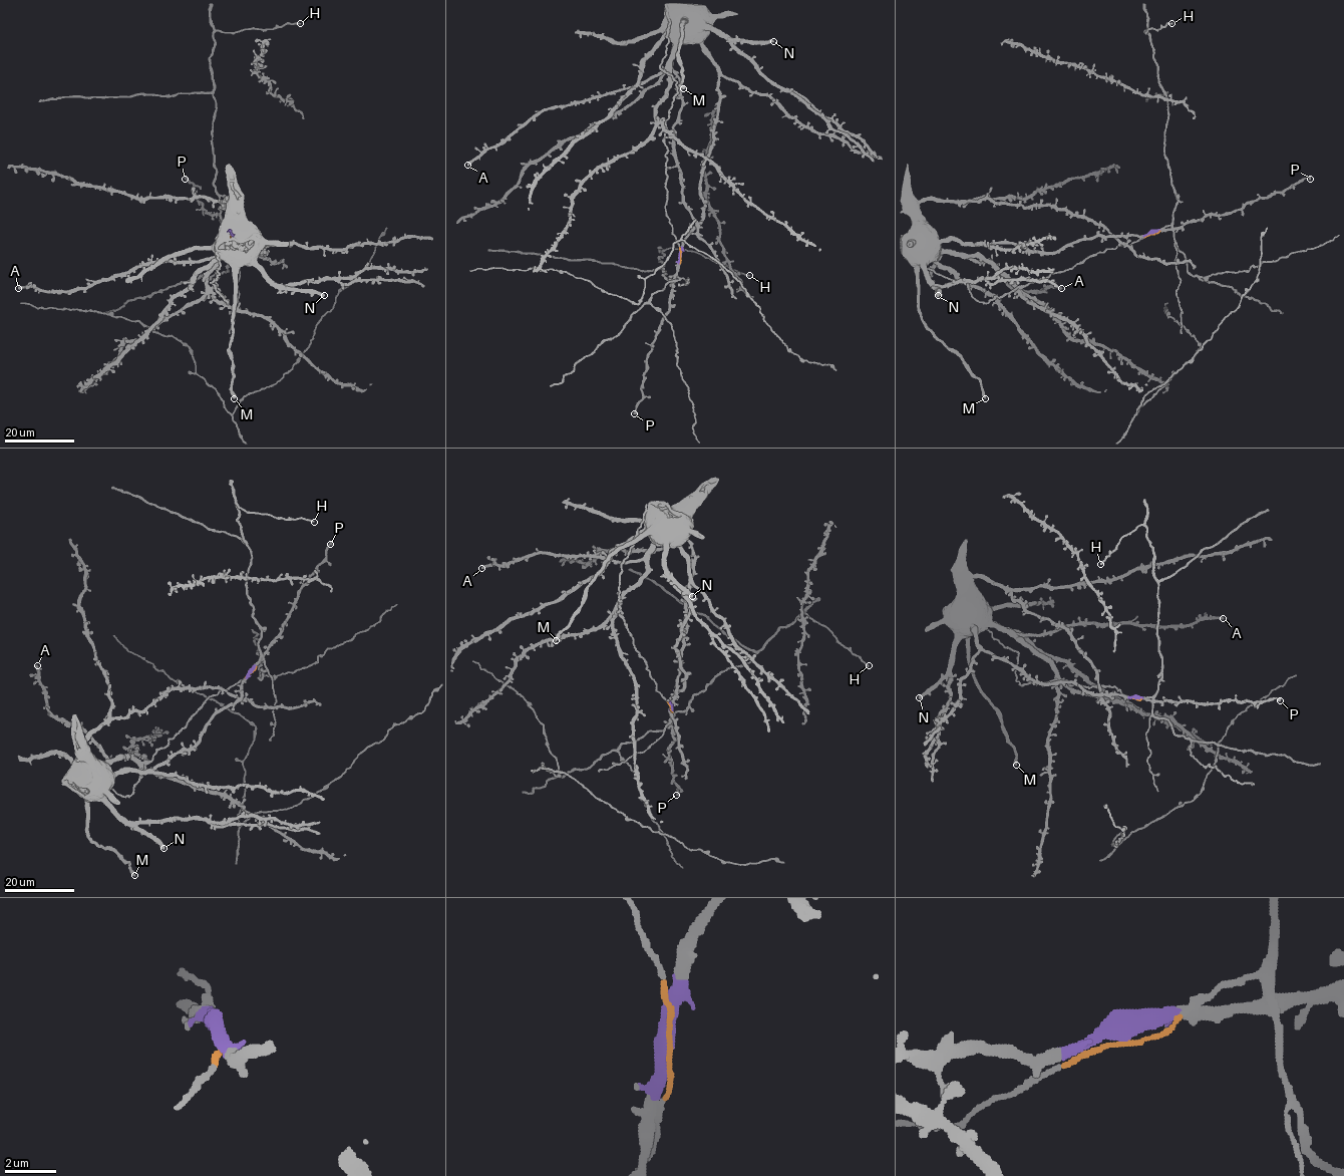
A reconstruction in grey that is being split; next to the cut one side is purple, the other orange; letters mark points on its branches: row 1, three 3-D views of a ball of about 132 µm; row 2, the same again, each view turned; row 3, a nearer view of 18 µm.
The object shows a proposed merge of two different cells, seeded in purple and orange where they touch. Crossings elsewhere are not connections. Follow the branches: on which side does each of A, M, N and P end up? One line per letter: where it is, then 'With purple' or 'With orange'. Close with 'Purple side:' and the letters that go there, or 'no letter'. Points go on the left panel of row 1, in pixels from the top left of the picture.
A: Place: (18, 288). With purple
M: Place: (234, 398). With purple
N: Place: (324, 295). With purple
P: Place: (185, 179). With purple
Purple side: A, M, N, P

